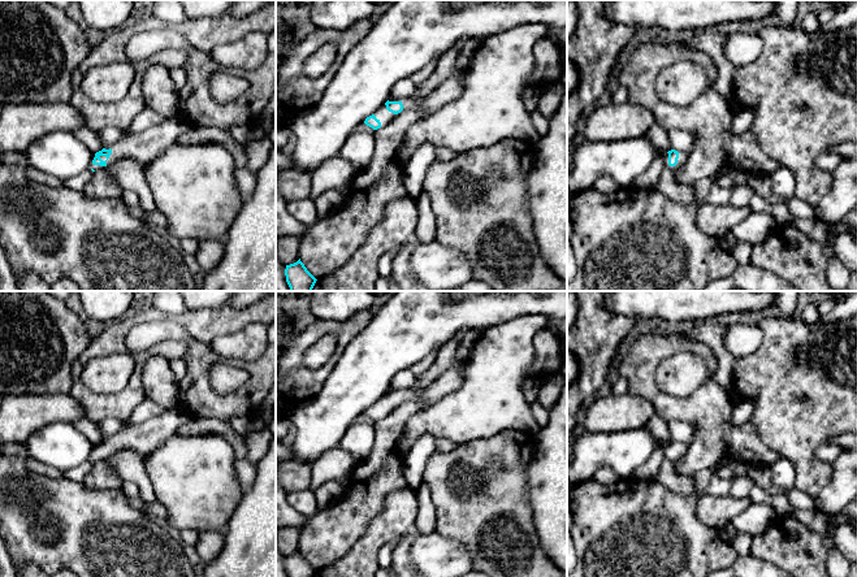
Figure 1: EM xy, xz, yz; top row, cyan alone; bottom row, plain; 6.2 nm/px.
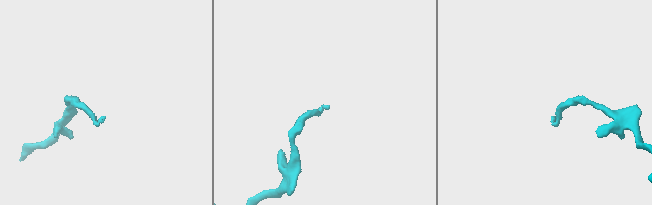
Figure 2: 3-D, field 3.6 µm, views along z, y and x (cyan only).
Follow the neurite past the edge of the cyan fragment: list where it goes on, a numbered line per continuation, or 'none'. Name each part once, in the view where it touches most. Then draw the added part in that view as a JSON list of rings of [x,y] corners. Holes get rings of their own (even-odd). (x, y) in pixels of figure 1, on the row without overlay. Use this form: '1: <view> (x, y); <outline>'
1: xy (145, 438); [[[170,407],[161,415],[144,421],[143,424],[125,424],[122,429],[112,437],[104,438],[112,441],[111,447],[100,447],[107,456],[121,450],[131,448],[150,455],[160,447],[169,437],[177,434],[178,429],[190,420],[190,416],[179,407]]]

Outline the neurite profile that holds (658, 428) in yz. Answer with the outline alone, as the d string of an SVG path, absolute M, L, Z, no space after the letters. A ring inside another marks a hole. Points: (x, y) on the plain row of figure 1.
M654 415L645 429L658 441L668 443L672 441L668 422L661 418L658 415Z

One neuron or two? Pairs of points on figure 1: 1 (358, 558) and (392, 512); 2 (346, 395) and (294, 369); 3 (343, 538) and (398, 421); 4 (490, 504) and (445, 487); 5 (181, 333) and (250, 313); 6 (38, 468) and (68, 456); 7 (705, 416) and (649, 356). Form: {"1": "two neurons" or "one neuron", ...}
{"1": "one neuron", "2": "two neurons", "3": "one neuron", "4": "one neuron", "5": "two neurons", "6": "two neurons", "7": "one neuron"}

